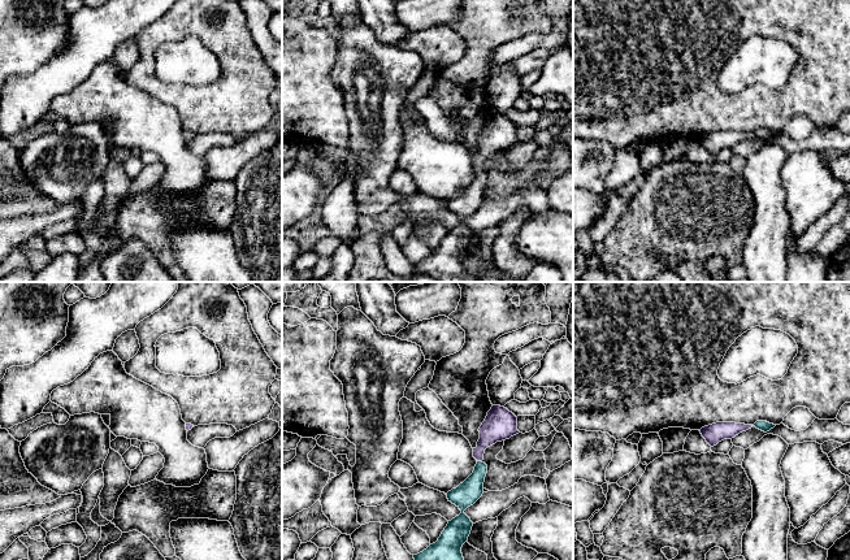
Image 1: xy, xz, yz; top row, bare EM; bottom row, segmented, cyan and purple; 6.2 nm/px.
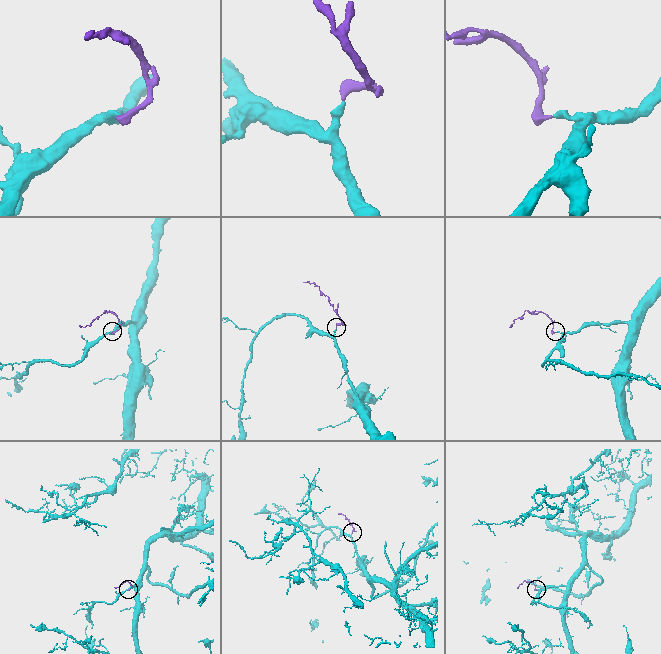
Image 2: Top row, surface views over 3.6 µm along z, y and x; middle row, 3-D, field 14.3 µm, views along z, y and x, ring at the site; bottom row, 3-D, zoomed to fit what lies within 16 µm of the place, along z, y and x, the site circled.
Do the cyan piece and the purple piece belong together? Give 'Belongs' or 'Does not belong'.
Belongs

